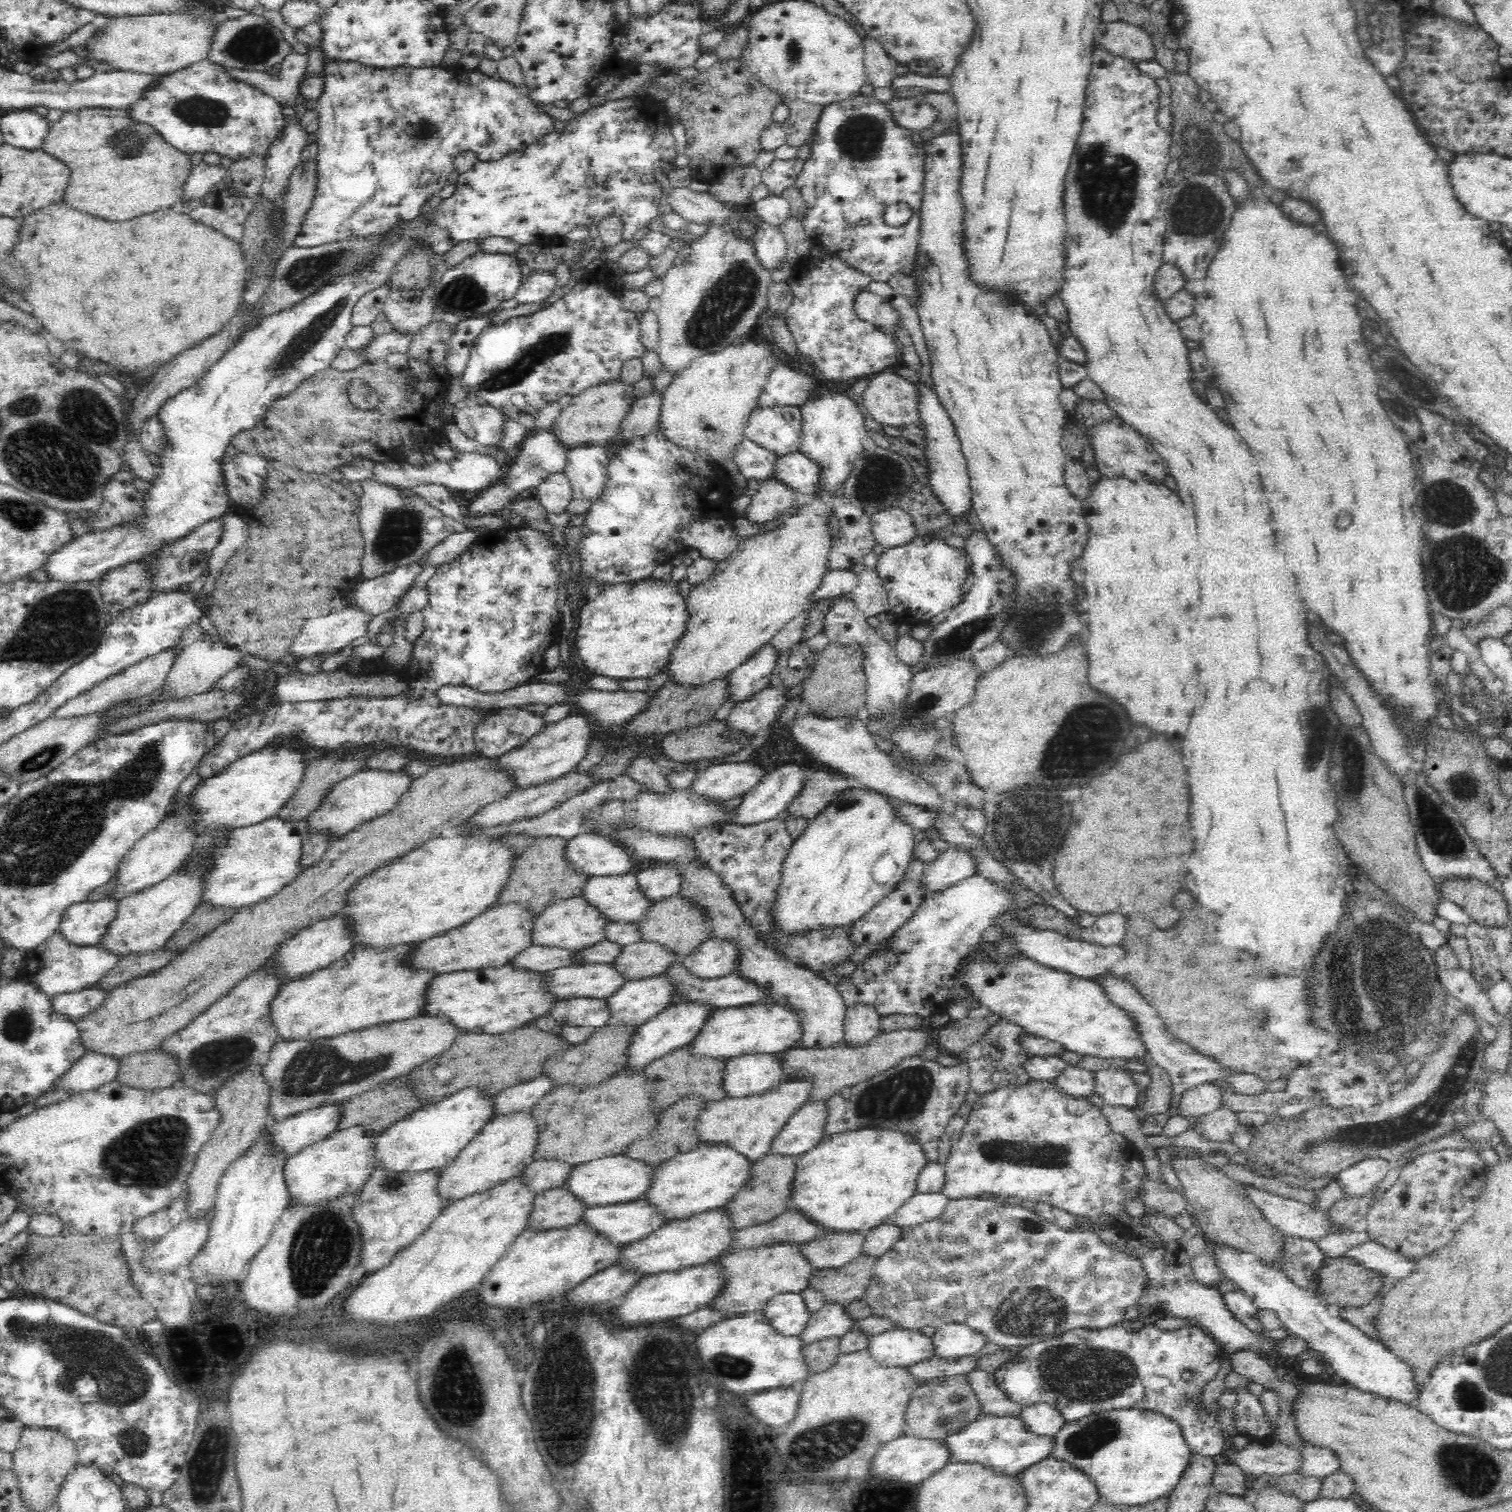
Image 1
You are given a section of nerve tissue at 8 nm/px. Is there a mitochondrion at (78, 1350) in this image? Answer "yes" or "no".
yes

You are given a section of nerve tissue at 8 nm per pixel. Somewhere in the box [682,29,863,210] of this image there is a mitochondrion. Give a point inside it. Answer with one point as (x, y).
(792, 49)

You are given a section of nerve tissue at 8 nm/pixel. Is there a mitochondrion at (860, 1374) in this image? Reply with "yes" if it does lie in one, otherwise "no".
no

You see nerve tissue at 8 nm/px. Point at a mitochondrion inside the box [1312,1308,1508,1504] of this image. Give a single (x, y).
(1471, 1471)

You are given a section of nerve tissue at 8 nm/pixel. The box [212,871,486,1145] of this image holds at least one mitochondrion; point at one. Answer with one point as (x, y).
(313, 1071)

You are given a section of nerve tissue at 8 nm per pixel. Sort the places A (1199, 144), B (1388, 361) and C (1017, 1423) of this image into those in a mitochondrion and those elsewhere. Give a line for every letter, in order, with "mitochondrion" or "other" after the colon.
A: mitochondrion
B: mitochondrion
C: other

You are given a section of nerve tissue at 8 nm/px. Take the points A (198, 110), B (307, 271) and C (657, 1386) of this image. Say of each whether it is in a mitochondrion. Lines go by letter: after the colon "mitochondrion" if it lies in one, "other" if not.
A: mitochondrion
B: mitochondrion
C: mitochondrion

